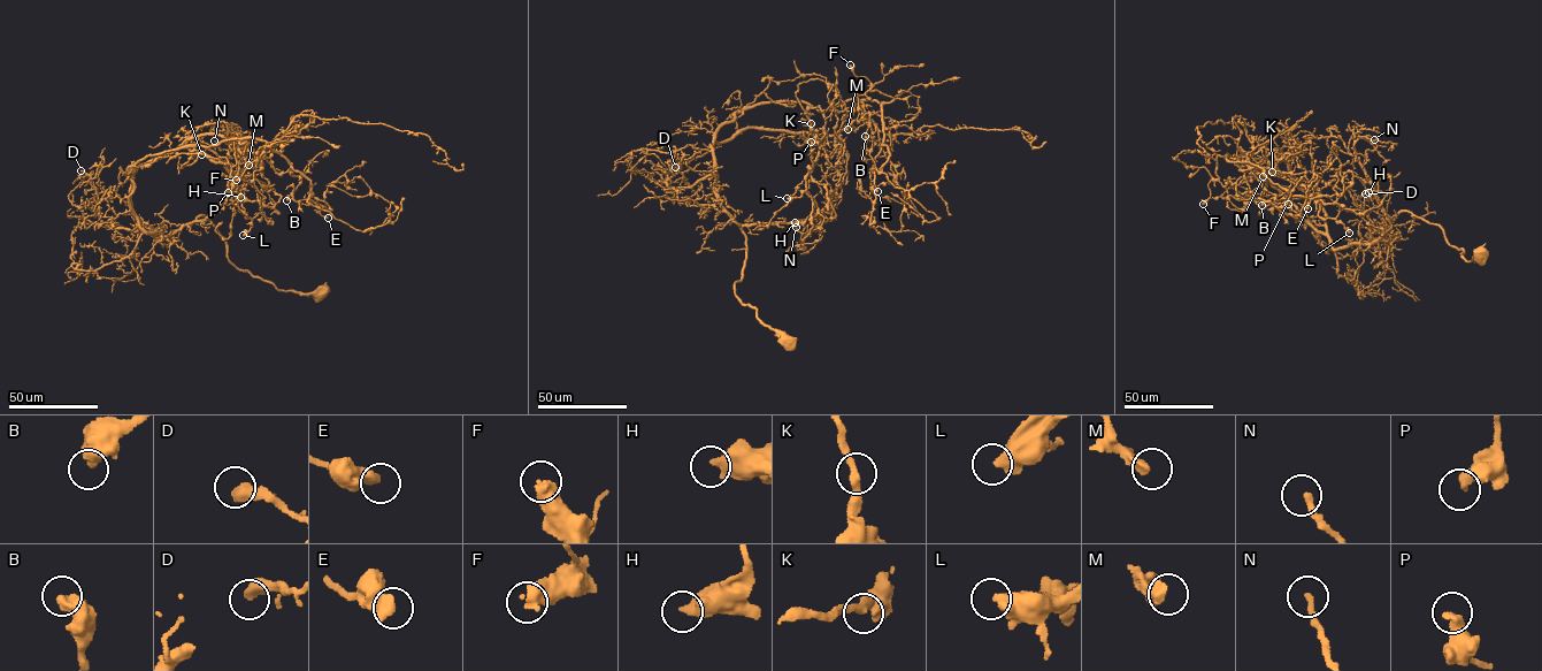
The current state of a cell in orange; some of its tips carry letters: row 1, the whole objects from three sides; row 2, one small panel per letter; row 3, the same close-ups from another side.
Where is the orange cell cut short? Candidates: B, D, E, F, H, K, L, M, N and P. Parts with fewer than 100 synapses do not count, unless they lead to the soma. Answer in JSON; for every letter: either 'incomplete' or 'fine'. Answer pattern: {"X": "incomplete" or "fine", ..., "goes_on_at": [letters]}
{"B": "fine", "D": "fine", "E": "fine", "F": "fine", "H": "fine", "K": "fine", "L": "incomplete", "M": "fine", "N": "fine", "P": "fine", "goes_on_at": ["L"]}

